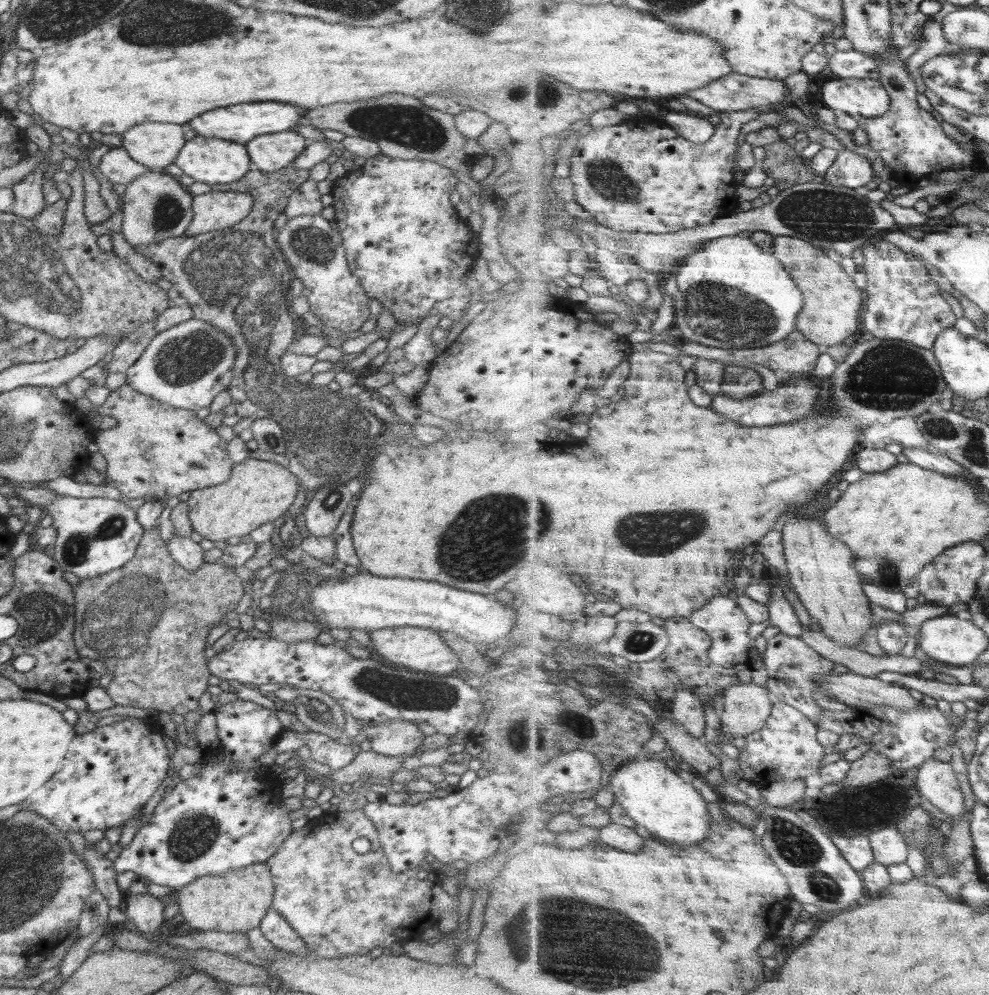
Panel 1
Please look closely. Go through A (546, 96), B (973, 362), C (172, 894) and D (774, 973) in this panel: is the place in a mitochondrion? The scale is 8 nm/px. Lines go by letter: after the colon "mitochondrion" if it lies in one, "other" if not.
A: mitochondrion
B: other
C: other
D: other

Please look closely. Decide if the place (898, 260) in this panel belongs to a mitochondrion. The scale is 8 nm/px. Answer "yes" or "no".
no

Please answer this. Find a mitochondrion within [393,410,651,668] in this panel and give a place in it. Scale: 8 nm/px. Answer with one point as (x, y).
(485, 562)

